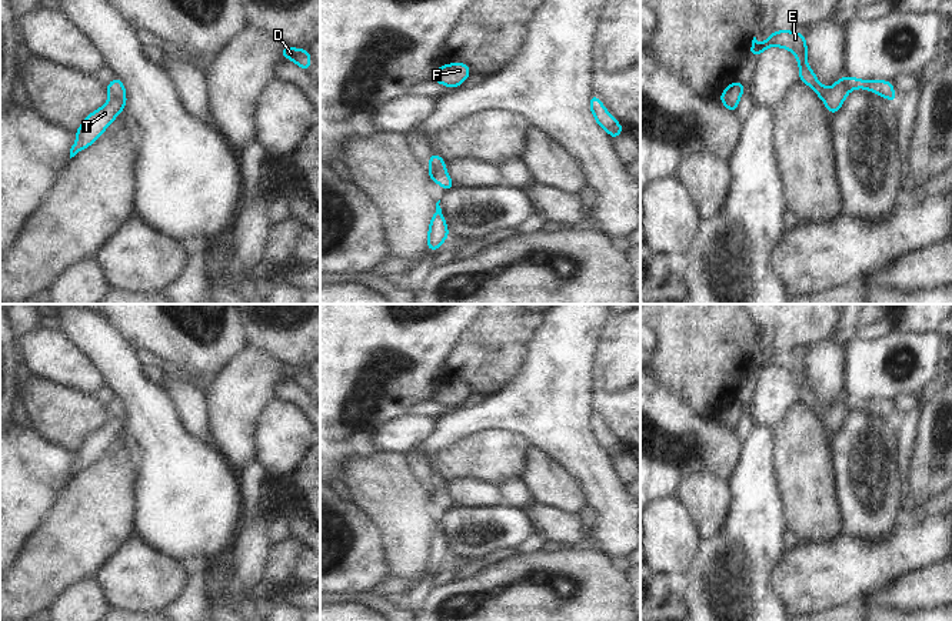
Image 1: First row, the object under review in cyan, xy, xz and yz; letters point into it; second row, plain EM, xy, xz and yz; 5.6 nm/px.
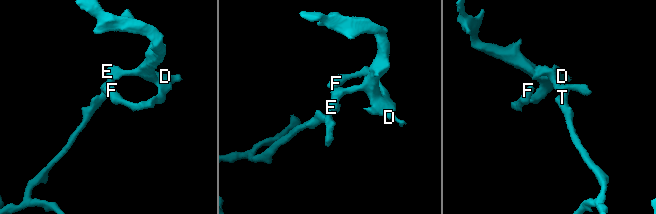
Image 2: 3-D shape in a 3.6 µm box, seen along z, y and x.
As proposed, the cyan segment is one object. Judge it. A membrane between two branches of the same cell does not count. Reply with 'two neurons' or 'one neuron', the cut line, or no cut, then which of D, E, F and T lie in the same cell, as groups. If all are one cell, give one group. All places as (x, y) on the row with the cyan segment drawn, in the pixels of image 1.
two neurons; cut in xy along (125, 93), (109, 97); D E F / T

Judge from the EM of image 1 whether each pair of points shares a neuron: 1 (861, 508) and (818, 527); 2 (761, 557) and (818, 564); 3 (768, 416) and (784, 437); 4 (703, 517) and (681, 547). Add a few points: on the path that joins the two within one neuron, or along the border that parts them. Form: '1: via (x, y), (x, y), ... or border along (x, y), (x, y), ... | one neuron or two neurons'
1: border along (835, 483), (838, 511), (842, 516) | two neurons
2: border along (786, 551), (774, 573), (774, 587), (781, 594) | two neurons
3: border along (798, 400), (771, 427) | two neurons
4: border along (678, 497), (702, 536) | two neurons

